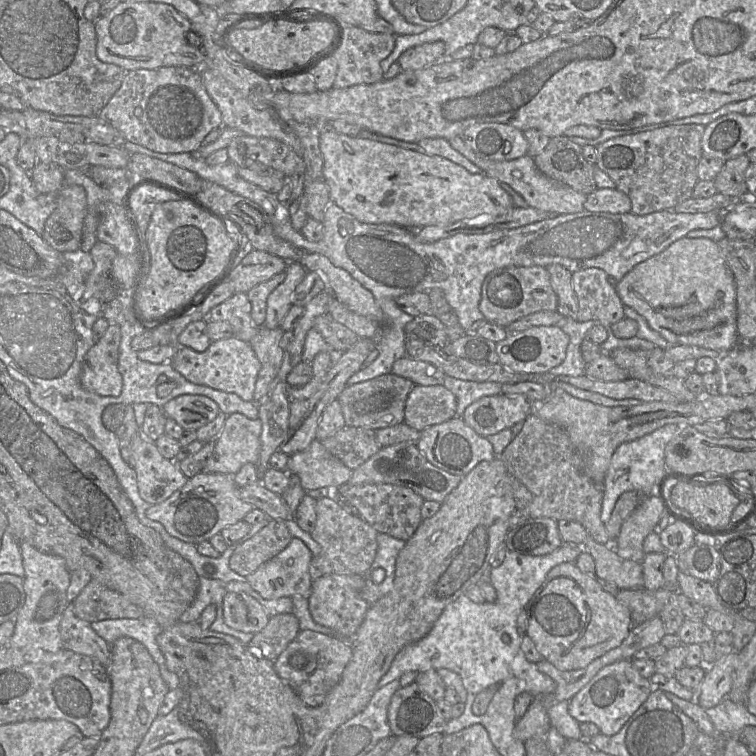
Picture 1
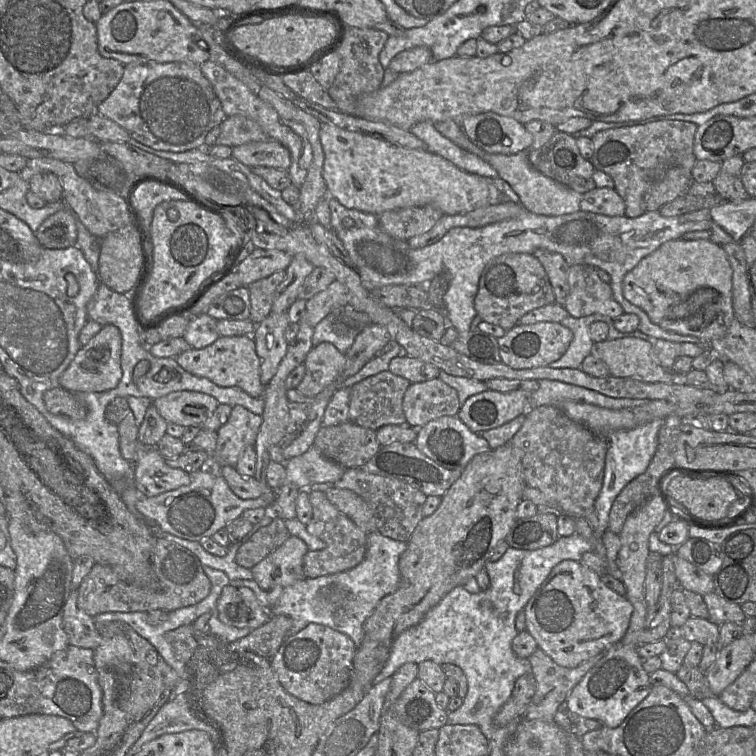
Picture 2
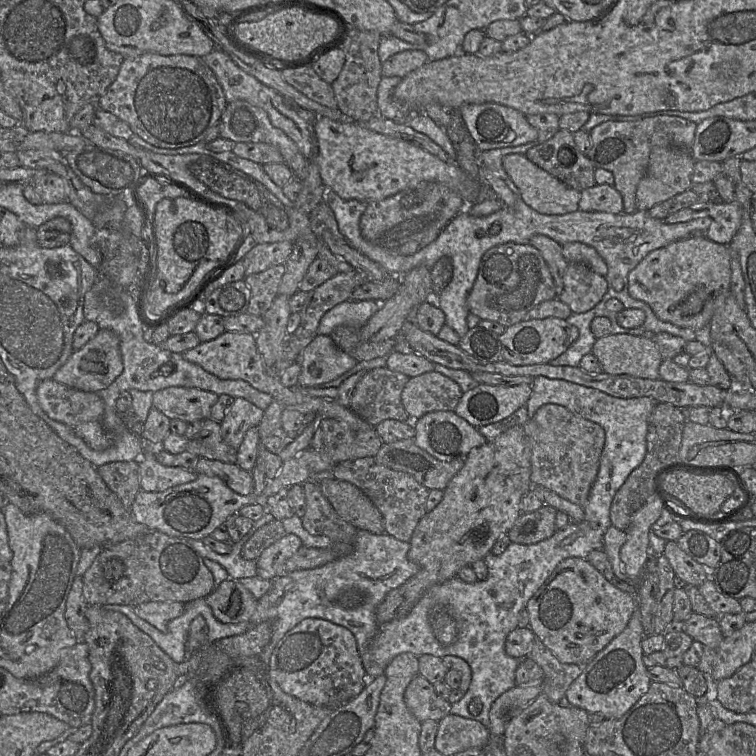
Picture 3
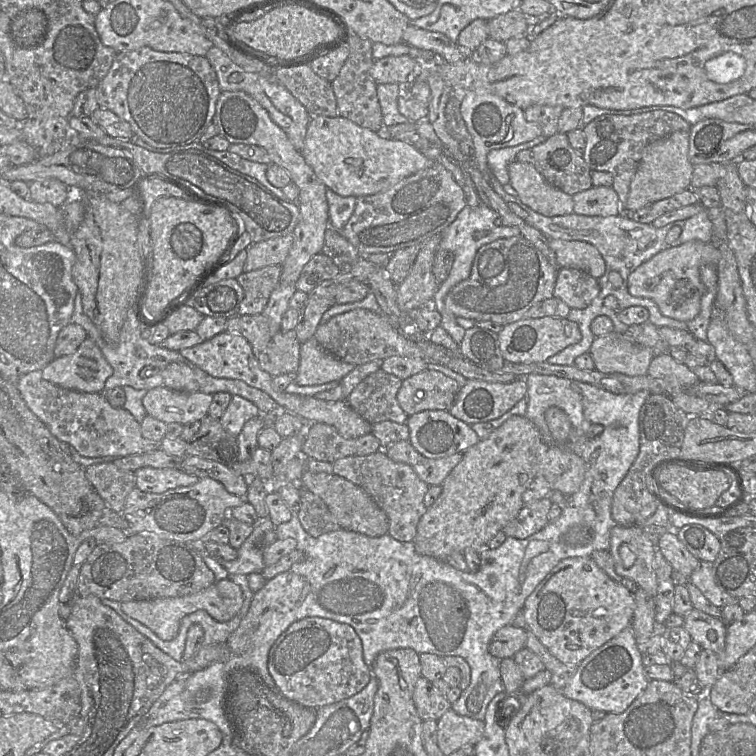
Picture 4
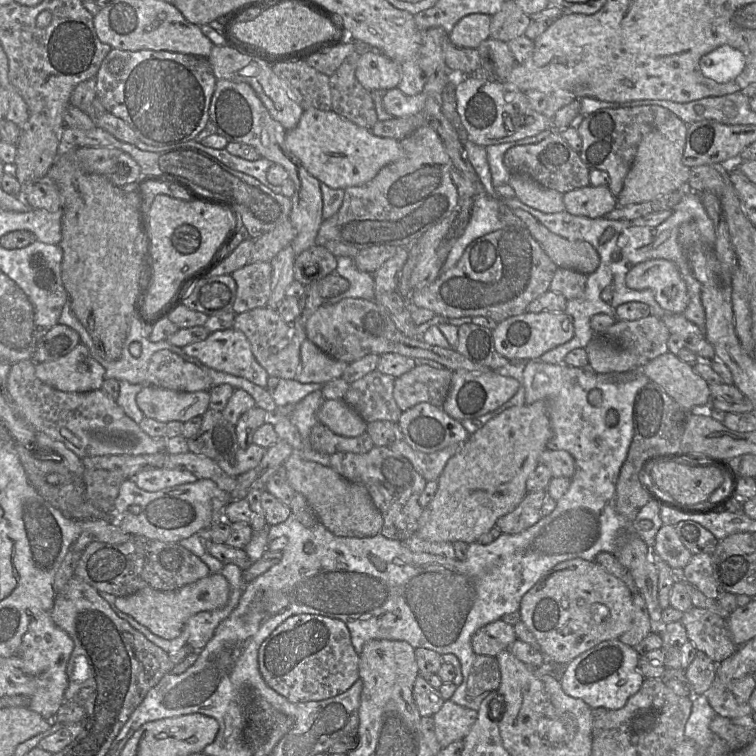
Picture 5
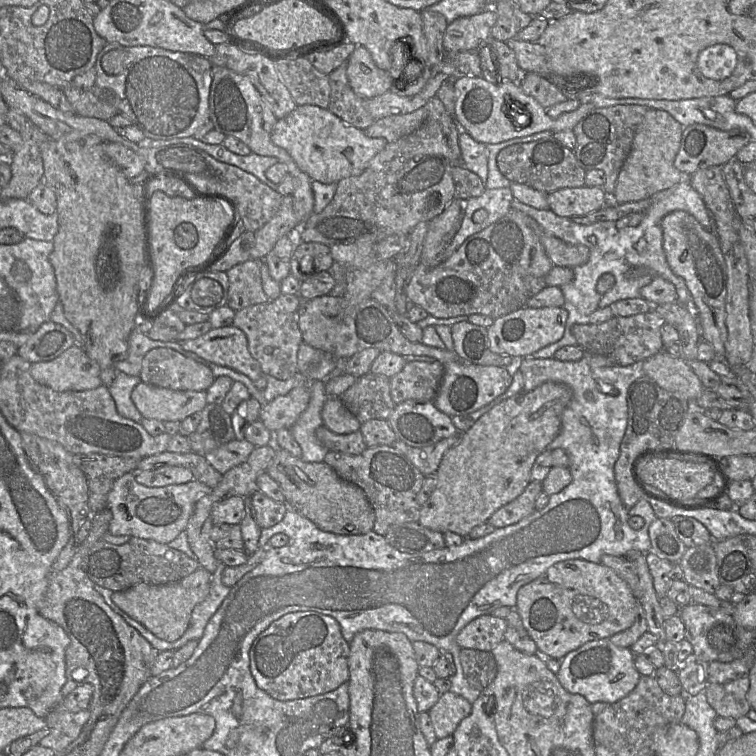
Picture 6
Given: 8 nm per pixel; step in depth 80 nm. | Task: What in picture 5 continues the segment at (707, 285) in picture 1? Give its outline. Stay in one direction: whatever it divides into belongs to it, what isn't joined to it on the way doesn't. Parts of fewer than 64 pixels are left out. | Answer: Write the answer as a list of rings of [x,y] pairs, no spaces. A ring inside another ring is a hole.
[[[651,259],[633,266],[626,274],[626,284],[633,290],[650,289],[655,300],[668,312],[683,314],[689,303],[687,286],[677,265],[666,259]]]

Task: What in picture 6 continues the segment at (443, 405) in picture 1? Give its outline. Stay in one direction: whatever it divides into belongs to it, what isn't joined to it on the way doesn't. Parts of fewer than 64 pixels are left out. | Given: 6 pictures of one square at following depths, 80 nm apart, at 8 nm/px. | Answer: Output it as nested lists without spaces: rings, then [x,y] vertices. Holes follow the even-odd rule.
[[[407,361],[403,369],[390,378],[390,396],[395,405],[406,400],[433,401],[442,387],[444,373],[445,367],[438,361]]]

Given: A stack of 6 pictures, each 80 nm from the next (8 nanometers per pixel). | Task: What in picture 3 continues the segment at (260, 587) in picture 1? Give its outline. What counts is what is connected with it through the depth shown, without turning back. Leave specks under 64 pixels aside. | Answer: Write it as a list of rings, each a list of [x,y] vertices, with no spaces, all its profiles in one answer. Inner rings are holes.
[[[293,534],[285,535],[266,548],[256,560],[257,576],[262,579],[273,581],[287,574],[285,572],[287,560],[302,546],[302,541],[298,536]]]

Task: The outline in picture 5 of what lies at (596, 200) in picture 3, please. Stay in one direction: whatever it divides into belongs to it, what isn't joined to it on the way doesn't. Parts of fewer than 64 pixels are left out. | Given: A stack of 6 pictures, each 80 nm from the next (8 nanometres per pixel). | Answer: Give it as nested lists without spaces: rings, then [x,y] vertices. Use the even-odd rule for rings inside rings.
[[[587,186],[563,194],[565,211],[590,219],[605,217],[617,206],[617,199],[608,186]]]

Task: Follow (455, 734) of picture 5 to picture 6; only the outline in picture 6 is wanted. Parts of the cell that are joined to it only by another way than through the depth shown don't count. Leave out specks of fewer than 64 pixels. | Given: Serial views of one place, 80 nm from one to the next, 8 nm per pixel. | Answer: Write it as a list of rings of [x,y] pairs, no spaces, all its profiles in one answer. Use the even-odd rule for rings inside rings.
[[[452,691],[441,694],[437,703],[428,711],[437,739],[452,736],[459,723],[471,713],[471,709],[472,704],[462,696]]]

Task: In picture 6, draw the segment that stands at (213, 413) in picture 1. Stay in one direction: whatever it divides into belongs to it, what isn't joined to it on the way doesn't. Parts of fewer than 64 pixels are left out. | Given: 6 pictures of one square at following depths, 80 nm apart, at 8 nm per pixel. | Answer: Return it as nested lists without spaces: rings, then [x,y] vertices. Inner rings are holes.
[[[140,382],[131,400],[143,418],[181,422],[207,405],[206,391],[174,391]]]

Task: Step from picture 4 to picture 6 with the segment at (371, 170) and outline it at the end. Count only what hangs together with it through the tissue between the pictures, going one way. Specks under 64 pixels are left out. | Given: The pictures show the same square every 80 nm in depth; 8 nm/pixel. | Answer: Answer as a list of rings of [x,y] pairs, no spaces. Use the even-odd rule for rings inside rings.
[[[314,105],[297,106],[287,116],[278,119],[271,131],[271,140],[286,150],[312,180],[323,184],[360,175],[370,160],[388,144],[384,138],[368,137],[363,130],[346,124],[328,109]]]

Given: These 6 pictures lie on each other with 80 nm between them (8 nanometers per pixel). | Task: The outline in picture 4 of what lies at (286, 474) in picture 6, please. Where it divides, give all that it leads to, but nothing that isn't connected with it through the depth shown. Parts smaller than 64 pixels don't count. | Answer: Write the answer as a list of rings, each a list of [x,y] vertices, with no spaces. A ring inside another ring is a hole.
[[[306,470],[297,483],[325,502],[342,529],[355,531],[370,537],[379,537],[388,533],[389,523],[386,514],[366,491],[351,481],[334,473]]]

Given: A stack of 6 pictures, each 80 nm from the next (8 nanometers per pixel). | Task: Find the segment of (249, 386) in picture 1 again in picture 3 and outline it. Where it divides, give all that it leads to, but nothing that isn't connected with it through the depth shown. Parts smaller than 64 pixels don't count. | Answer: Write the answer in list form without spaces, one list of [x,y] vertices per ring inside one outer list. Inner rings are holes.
[[[224,331],[215,339],[200,342],[199,345],[183,352],[181,355],[185,360],[199,365],[206,372],[219,379],[240,379],[247,382],[253,388],[268,393],[273,400],[279,402],[284,409],[294,409],[303,414],[314,412],[321,418],[330,418],[339,422],[345,422],[354,431],[366,431],[374,428],[354,413],[349,407],[341,406],[335,400],[306,396],[298,389],[291,390],[291,387],[283,386],[277,372],[265,366],[262,356],[255,344],[255,335]]]

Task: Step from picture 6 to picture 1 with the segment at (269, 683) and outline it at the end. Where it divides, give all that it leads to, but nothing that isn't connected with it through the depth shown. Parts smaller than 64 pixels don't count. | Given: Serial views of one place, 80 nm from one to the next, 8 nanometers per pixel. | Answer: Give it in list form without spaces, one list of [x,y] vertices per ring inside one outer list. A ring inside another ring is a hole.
[[[302,630],[273,664],[279,677],[292,687],[306,705],[318,707],[339,682],[351,657],[352,645],[346,640],[312,630]]]

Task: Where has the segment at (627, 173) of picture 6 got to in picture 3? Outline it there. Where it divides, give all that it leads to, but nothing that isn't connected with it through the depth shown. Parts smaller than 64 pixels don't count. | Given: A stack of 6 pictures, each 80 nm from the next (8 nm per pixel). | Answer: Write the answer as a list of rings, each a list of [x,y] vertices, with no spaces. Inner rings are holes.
[[[654,147],[649,156],[646,173],[637,186],[636,205],[638,211],[648,211],[659,203],[686,190],[691,190],[694,166],[695,160],[689,149],[679,147]]]

